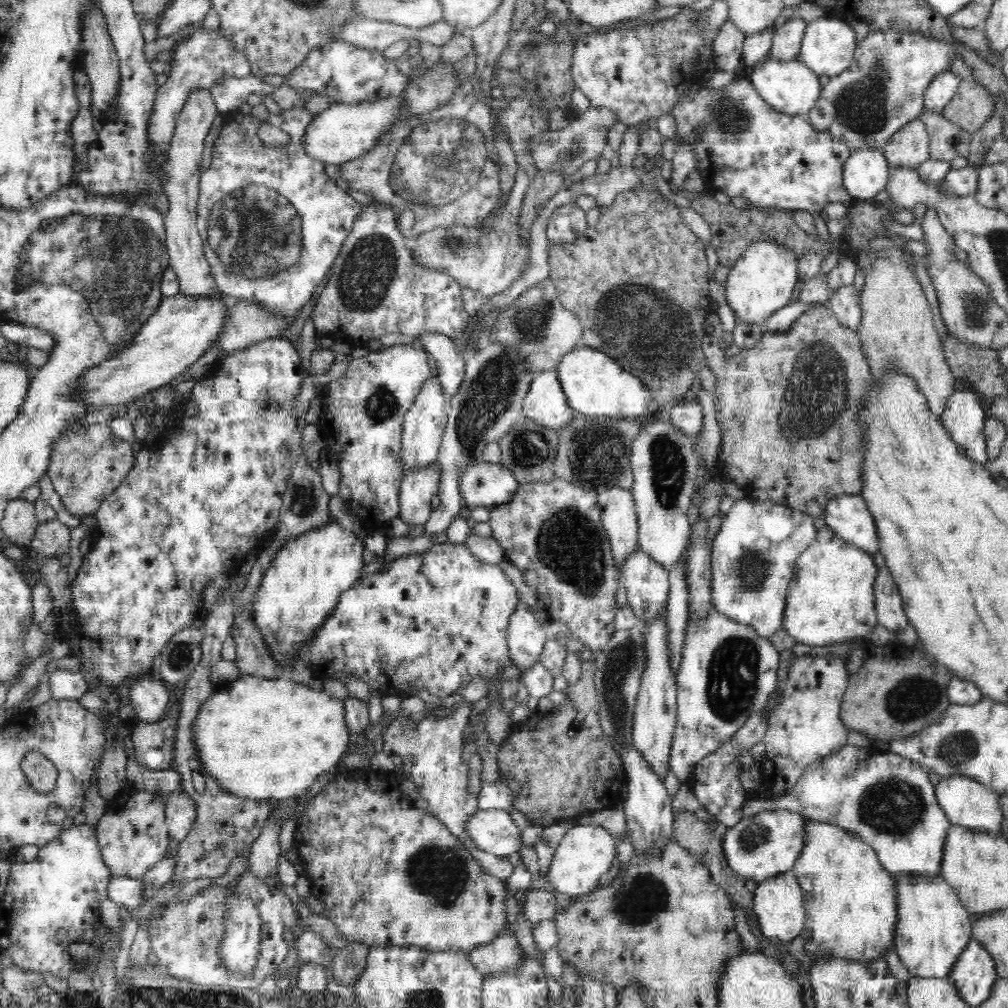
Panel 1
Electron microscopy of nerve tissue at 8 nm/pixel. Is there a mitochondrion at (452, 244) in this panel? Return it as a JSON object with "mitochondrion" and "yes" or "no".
{"mitochondrion":"yes"}

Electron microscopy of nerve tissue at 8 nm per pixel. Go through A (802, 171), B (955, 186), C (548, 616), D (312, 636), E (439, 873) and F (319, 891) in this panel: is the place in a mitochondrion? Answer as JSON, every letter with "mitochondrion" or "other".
{"A":"other","B":"other","C":"other","D":"other","E":"mitochondrion","F":"other"}

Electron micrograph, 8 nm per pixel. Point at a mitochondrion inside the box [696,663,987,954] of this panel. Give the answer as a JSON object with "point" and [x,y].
{"point":[894,807]}

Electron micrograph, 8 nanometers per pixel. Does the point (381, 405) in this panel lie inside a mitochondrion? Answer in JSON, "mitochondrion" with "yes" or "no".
{"mitochondrion":"yes"}

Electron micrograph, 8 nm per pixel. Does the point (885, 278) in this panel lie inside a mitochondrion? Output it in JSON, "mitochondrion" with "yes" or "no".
{"mitochondrion":"no"}

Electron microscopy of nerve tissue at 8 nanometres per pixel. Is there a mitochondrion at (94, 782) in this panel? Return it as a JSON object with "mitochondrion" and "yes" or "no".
{"mitochondrion":"no"}

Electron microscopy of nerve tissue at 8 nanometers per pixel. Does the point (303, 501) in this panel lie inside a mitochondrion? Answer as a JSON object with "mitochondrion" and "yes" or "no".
{"mitochondrion":"yes"}

